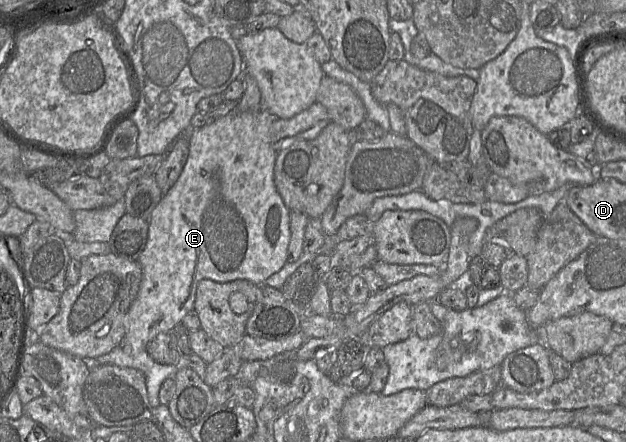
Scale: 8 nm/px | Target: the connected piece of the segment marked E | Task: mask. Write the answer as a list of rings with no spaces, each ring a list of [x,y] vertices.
[[[238,111],[230,112],[214,122],[200,128],[189,128],[188,135],[189,154],[187,161],[175,184],[162,195],[160,201],[149,216],[148,236],[145,247],[139,255],[137,262],[142,269],[142,279],[138,294],[132,302],[126,317],[126,333],[121,343],[123,350],[128,354],[137,354],[146,350],[146,345],[159,333],[170,333],[175,326],[182,323],[185,315],[194,309],[195,295],[198,282],[210,279],[219,283],[231,282],[237,279],[248,280],[256,285],[265,285],[265,281],[272,274],[278,272],[287,263],[287,249],[290,241],[290,209],[284,204],[274,183],[274,165],[277,156],[270,143],[269,128],[277,117],[268,111]]]

